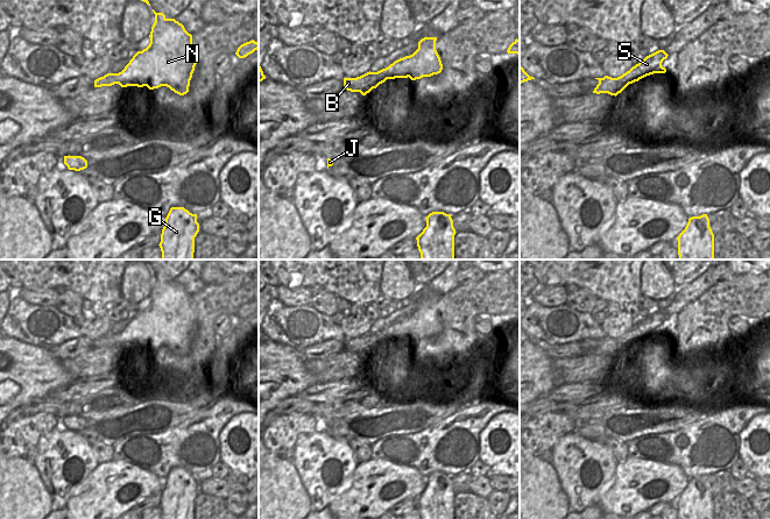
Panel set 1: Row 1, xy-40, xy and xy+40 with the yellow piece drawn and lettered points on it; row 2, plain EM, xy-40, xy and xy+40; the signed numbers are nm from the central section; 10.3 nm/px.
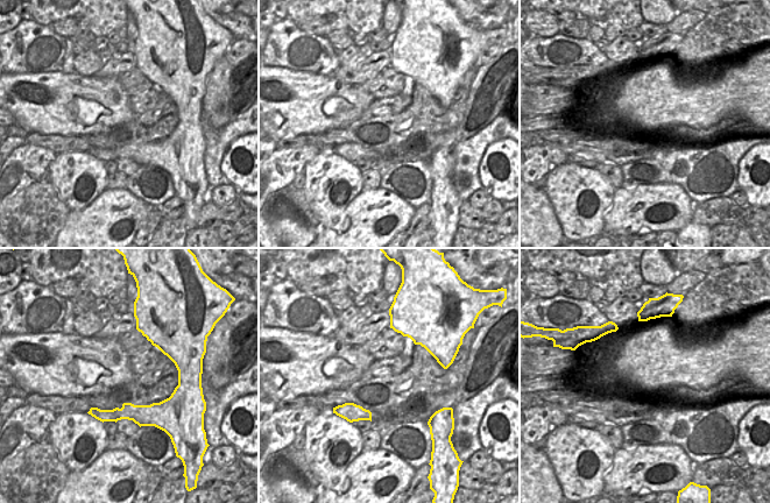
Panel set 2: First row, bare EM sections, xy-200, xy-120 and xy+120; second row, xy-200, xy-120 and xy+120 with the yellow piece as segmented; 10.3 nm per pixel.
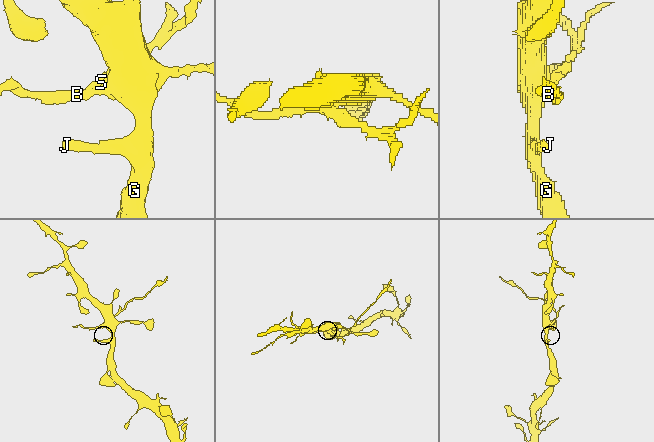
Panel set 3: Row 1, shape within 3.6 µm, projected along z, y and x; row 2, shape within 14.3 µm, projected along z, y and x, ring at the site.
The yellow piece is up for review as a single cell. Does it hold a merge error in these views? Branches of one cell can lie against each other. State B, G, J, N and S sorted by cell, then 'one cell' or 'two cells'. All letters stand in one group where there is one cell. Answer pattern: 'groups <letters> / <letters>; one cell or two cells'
groups B S / G J N; two cells

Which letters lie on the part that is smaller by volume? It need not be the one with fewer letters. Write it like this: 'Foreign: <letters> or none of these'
Foreign: B, S

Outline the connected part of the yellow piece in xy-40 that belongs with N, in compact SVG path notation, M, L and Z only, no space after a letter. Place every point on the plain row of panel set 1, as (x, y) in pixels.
M153 270L154 275L155 275L155 283L151 287L151 292L150 292L150 304L149 306L143 310L142 312L137 312L133 319L129 321L129 324L125 327L125 329L121 332L121 335L118 336L115 339L115 342L121 347L121 348L127 348L127 347L137 347L137 348L143 348L147 347L149 350L154 350L154 349L158 349L161 347L167 347L169 348L171 351L174 351L175 354L179 355L179 356L184 356L189 353L189 347L190 347L190 341L192 339L192 334L195 332L195 327L197 325L197 321L195 319L195 312L192 310L192 296L189 294L184 286L182 284L179 284L178 282L176 282L175 279L167 279L165 276L163 273L156 273Z

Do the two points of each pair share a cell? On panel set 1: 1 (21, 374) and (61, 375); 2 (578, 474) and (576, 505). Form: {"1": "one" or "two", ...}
{"1": "one", "2": "one"}

